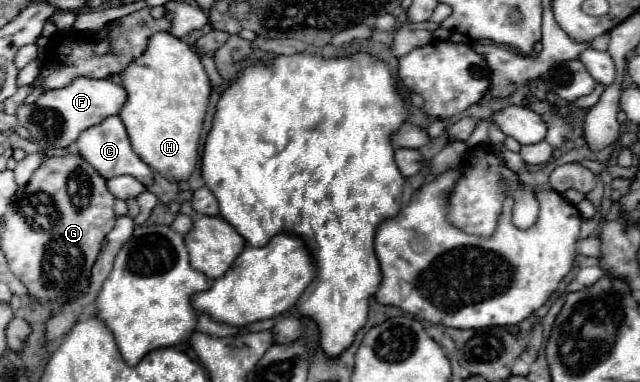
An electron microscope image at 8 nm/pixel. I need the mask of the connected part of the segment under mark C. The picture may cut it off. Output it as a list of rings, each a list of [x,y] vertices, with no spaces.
[[[108,116],[104,122],[86,128],[78,136],[78,142],[74,146],[86,158],[86,162],[90,162],[106,180],[130,174],[146,186],[154,184],[154,170],[146,162],[142,162],[142,158],[132,150],[126,128],[124,128],[124,122],[120,120],[120,116]]]

